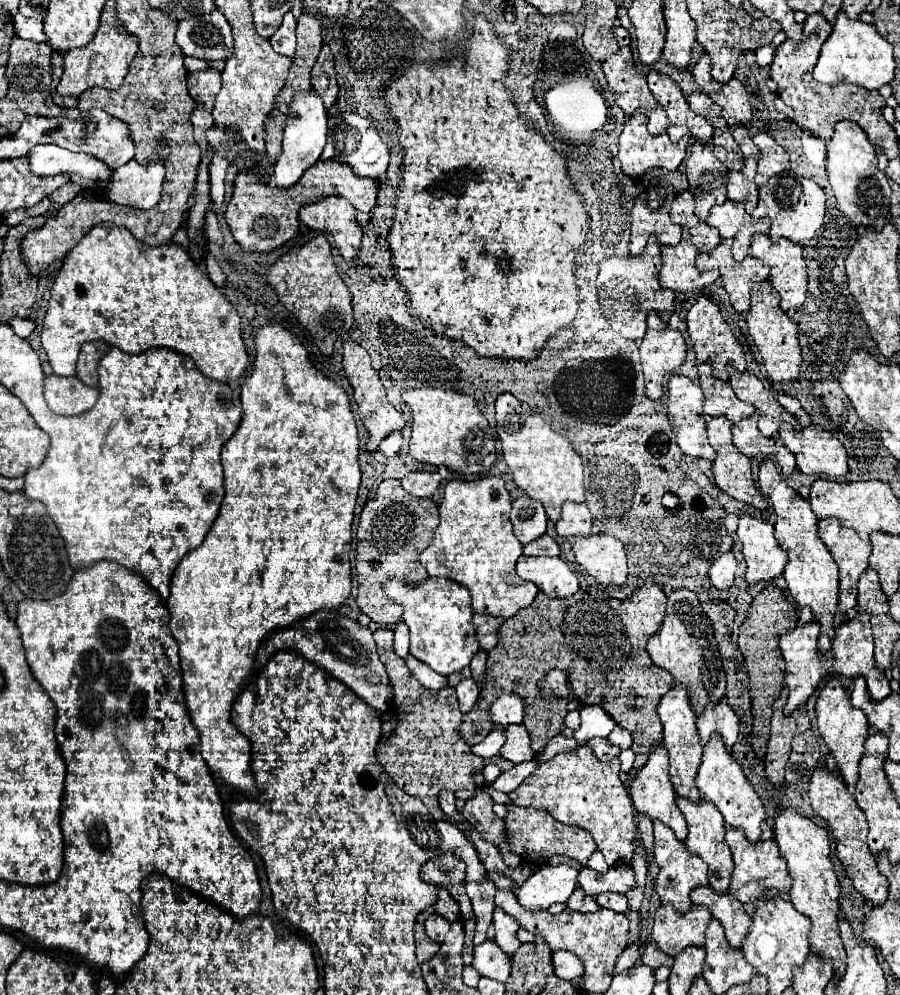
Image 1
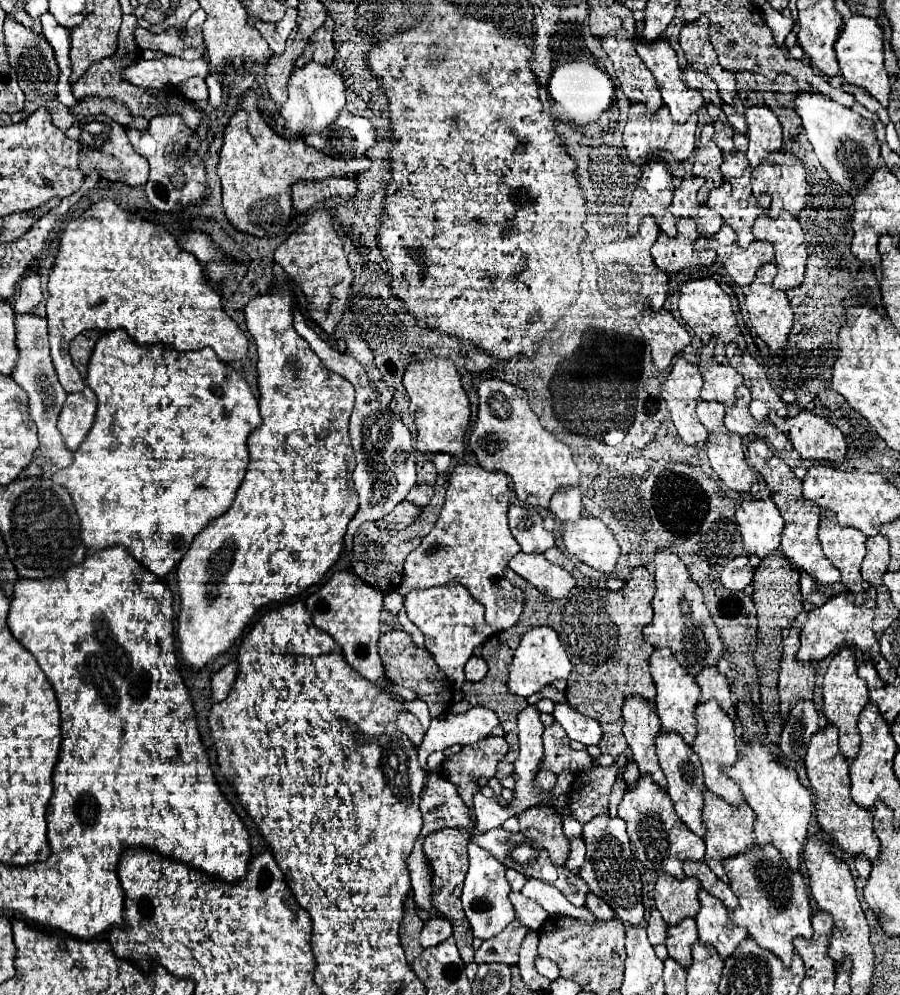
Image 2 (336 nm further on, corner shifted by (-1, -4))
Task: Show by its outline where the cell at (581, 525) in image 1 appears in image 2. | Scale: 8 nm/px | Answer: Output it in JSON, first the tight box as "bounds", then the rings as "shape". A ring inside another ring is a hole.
{"bounds":[548,487,582,521],"shape":[[[560,487],[548,507],[560,521],[576,521],[582,517],[582,495],[578,487]]]}

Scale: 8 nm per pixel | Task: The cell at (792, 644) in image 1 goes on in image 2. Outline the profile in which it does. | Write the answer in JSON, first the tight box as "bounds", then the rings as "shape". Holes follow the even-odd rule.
{"bounds":[798,595,880,663],"shape":[[[836,595],[824,605],[812,609],[808,613],[808,621],[802,627],[800,641],[802,647],[798,651],[800,661],[822,661],[830,653],[842,649],[842,647],[858,647],[864,655],[868,655],[874,663],[880,659],[880,643],[872,631],[872,619],[874,609],[866,605],[854,605],[854,595]]]}

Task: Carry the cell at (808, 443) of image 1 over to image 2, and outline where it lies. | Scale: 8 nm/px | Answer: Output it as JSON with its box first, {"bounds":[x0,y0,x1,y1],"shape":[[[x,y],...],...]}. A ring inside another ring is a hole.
{"bounds":[770,411,846,463],"shape":[[[800,411],[796,417],[776,417],[770,415],[772,423],[778,425],[802,459],[814,461],[834,461],[840,463],[846,455],[846,441],[838,427],[824,421],[812,411]]]}

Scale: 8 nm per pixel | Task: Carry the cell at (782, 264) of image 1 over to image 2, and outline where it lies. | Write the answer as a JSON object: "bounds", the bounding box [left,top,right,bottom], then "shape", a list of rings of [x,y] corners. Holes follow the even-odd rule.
{"bounds":[752,215,808,291],"shape":[[[760,215],[752,233],[756,239],[764,239],[774,245],[778,267],[778,275],[772,281],[774,289],[790,291],[798,287],[804,279],[804,265],[808,257],[804,231],[798,219],[792,215],[780,215],[778,219]]]}

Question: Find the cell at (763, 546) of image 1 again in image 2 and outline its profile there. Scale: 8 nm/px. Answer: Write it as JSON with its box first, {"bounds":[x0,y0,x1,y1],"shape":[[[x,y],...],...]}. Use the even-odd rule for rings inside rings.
{"bounds":[736,499,784,559],"shape":[[[772,499],[742,501],[736,507],[736,521],[744,549],[764,559],[780,547],[784,519]]]}

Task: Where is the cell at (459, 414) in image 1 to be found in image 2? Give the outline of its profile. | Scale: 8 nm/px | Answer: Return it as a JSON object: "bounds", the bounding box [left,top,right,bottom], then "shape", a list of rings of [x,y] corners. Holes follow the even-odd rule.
{"bounds":[404,359,470,455],"shape":[[[420,359],[404,371],[404,387],[410,395],[410,415],[418,431],[418,451],[464,455],[464,435],[470,421],[468,395],[462,389],[460,373],[450,359]]]}

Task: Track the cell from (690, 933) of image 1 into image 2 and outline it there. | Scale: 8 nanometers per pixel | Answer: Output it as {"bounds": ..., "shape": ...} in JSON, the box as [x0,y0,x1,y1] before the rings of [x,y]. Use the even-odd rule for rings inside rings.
{"bounds":[654,873,702,925],"shape":[[[658,873],[654,885],[654,903],[668,925],[676,925],[684,917],[696,917],[700,909],[696,891],[700,891],[700,887],[702,885],[696,877],[678,881],[672,875]]]}

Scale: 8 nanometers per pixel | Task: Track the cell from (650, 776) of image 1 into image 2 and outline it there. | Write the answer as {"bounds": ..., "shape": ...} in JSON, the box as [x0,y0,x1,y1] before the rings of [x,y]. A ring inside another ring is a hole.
{"bounds":[622,695,666,789],"shape":[[[628,695],[622,705],[622,719],[622,731],[640,773],[648,773],[660,787],[666,789],[666,777],[658,765],[658,757],[654,751],[654,741],[660,731],[660,719],[654,703],[642,699],[640,695]]]}

